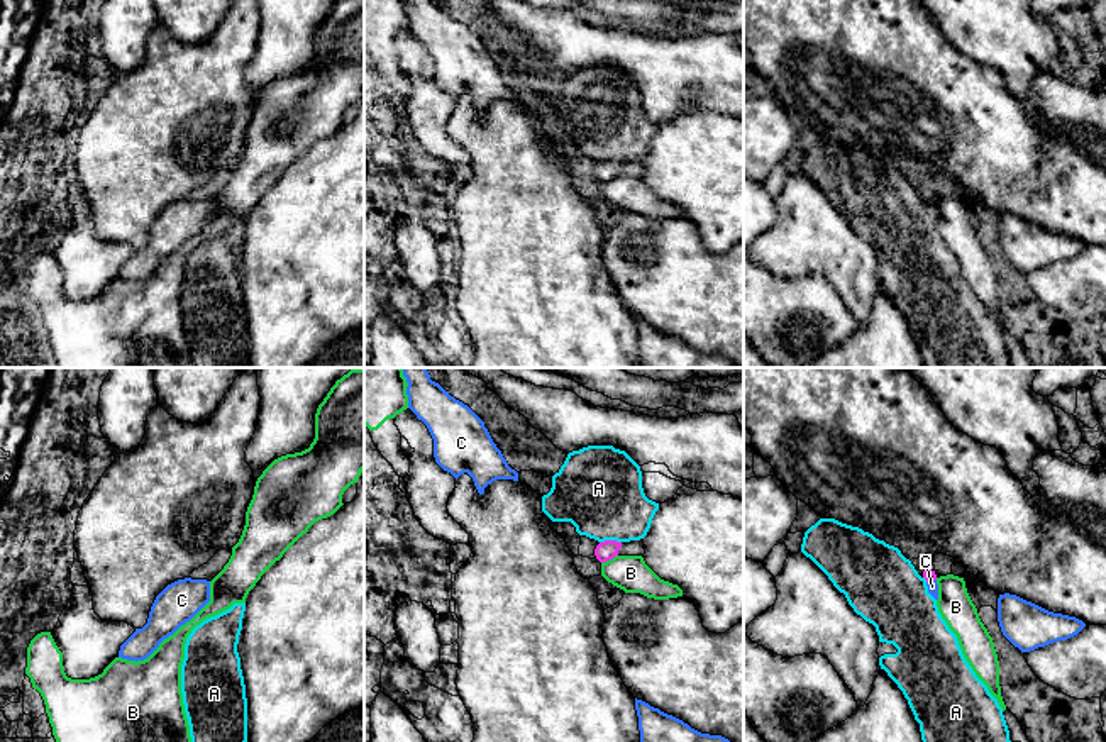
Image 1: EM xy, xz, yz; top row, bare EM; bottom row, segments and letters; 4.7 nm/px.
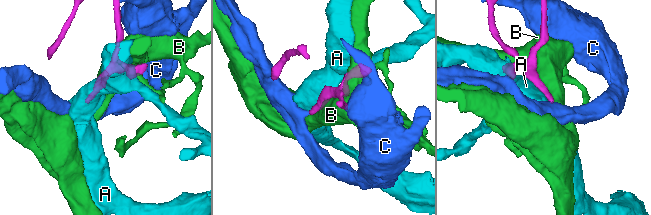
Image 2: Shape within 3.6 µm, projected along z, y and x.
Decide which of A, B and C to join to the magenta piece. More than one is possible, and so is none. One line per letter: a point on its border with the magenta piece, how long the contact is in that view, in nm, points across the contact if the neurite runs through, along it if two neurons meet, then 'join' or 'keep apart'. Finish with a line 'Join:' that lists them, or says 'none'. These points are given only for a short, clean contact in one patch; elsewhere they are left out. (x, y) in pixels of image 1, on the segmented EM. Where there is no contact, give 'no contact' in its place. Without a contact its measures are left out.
A: meets magenta in xz at (610, 541); contact 100 nm long; keep apart
B: meets magenta in xz at (608, 559); contact 90 nm long; keep apart
C: meets magenta in yz at (930, 580); contact 50 nm long; border along yz (935, 578), (927, 583); keep apart
Join: none

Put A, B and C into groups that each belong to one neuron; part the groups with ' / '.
A / B / C

